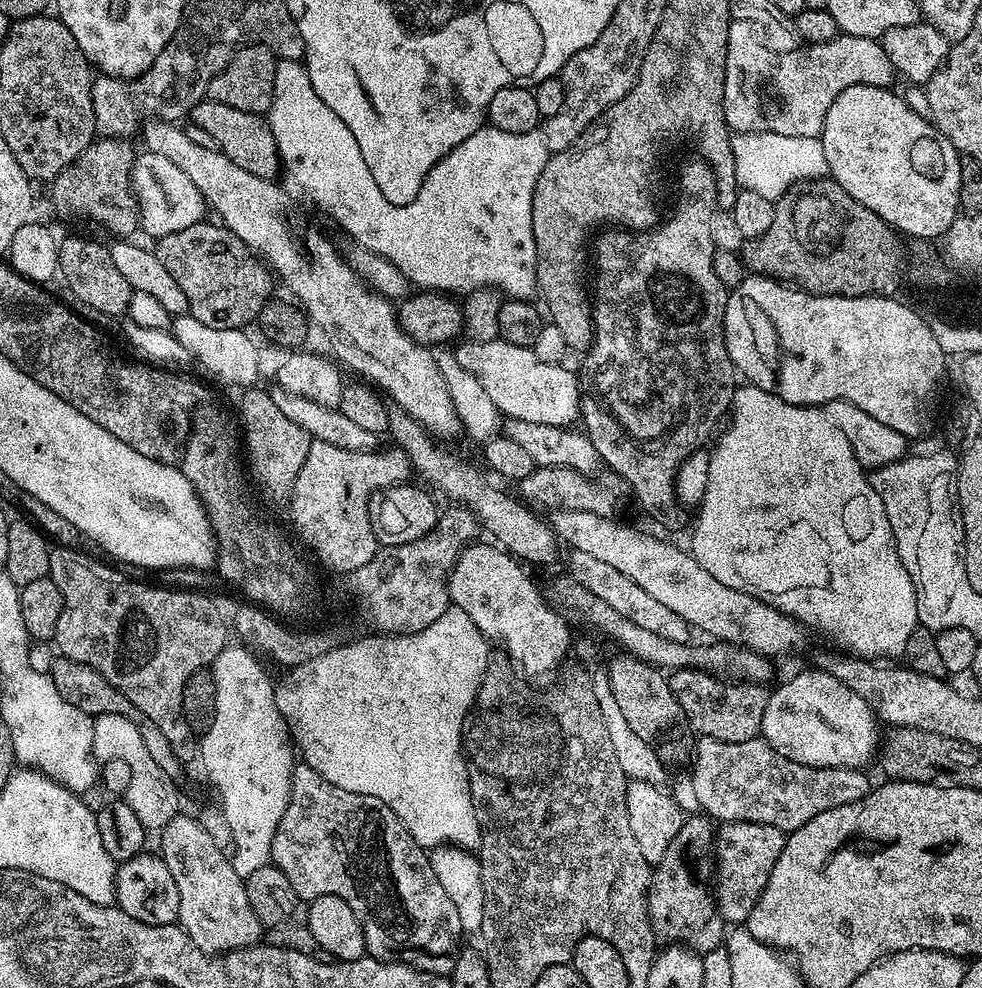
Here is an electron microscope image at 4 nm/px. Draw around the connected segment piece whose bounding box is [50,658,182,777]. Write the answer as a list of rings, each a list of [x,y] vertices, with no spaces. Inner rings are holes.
[[[61,658],[53,660],[50,675],[54,686],[58,688],[58,694],[62,694],[62,698],[66,698],[70,706],[78,706],[78,710],[82,710],[87,716],[95,718],[102,714],[122,714],[122,718],[130,718],[130,722],[138,726],[138,734],[142,734],[142,742],[146,742],[146,750],[150,750],[150,758],[154,758],[154,762],[158,762],[158,766],[162,766],[162,770],[166,770],[168,776],[177,775],[176,771],[179,770],[182,760],[166,742],[166,734],[162,734],[162,730],[158,730],[158,726],[154,726],[154,722],[150,722],[150,718],[146,718],[146,714],[142,714],[142,710],[138,710],[138,706],[134,706],[134,702],[130,702],[126,694],[122,694],[122,690],[110,686],[110,682],[106,682],[106,678],[98,674],[98,670],[82,662]]]

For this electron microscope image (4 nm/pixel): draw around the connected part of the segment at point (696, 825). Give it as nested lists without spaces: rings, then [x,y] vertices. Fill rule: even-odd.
[[[703,814],[695,815],[689,815],[685,819],[682,830],[678,830],[678,834],[674,834],[674,842],[670,842],[670,846],[666,846],[666,854],[662,854],[662,858],[653,867],[648,887],[648,917],[652,923],[652,931],[656,933],[657,937],[669,936],[667,938],[669,941],[687,942],[693,952],[703,954],[723,945],[725,923],[720,917],[720,911],[716,908],[715,895],[709,889],[707,892],[698,881],[688,880],[688,856],[684,853],[684,848],[711,849],[714,844],[713,821]]]

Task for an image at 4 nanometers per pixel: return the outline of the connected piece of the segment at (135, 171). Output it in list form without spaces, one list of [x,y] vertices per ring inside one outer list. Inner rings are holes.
[[[144,150],[132,162],[132,192],[136,195],[136,207],[140,209],[141,233],[159,238],[166,234],[178,234],[178,230],[186,230],[186,226],[194,226],[205,219],[206,205],[204,195],[166,158],[166,154],[154,154]]]

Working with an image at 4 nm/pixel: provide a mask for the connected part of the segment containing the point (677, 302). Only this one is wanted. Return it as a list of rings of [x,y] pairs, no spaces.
[[[692,158],[692,161],[686,163],[680,170],[680,197],[676,200],[676,213],[669,220],[664,220],[661,224],[659,221],[647,230],[608,230],[605,231],[608,233],[596,244],[596,296],[594,292],[592,345],[583,353],[584,365],[578,368],[582,431],[590,438],[603,467],[618,474],[628,483],[631,499],[633,501],[636,499],[642,511],[649,512],[658,523],[665,524],[668,528],[678,527],[686,513],[676,499],[677,468],[692,452],[705,447],[704,439],[712,431],[713,433],[717,431],[716,423],[720,419],[721,421],[725,419],[726,413],[732,407],[732,395],[736,393],[738,387],[736,365],[730,358],[724,341],[724,307],[728,305],[729,289],[724,288],[719,274],[716,273],[716,264],[712,261],[712,255],[717,255],[718,250],[714,246],[714,238],[710,238],[710,218],[717,208],[716,183],[712,168],[703,160]]]

